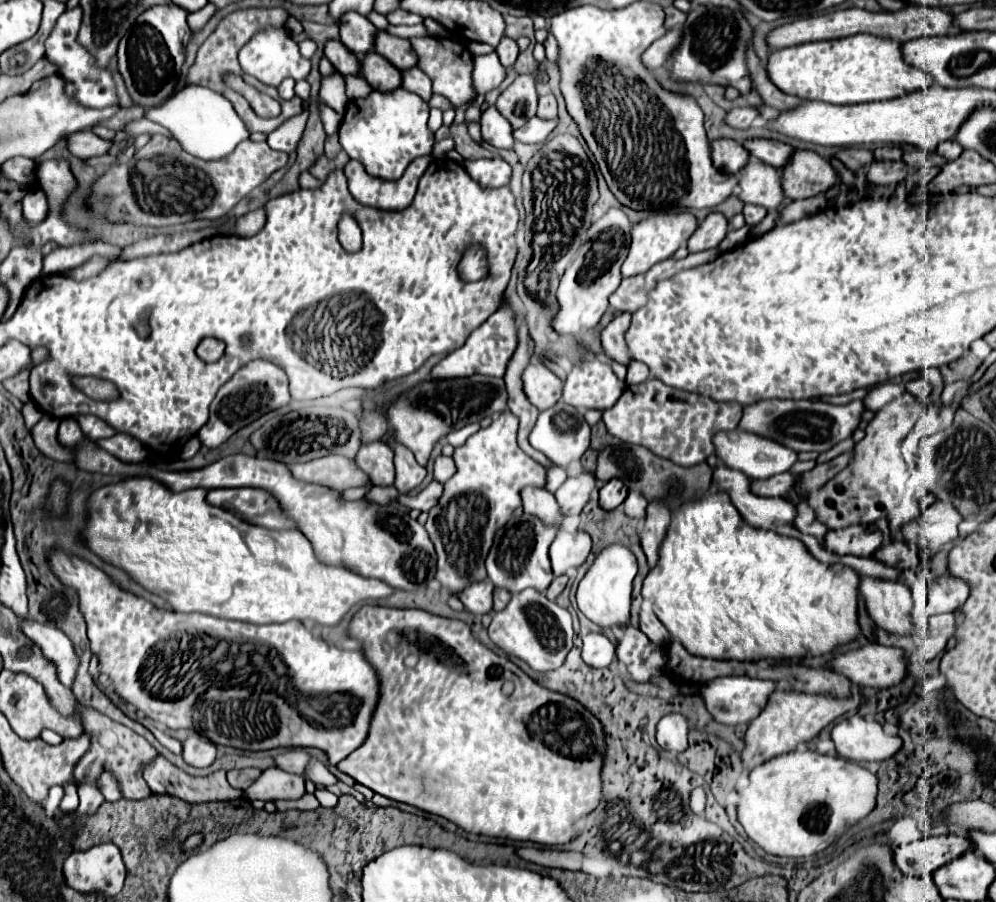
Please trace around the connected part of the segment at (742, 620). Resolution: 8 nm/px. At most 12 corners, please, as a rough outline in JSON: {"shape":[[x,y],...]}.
{"shape":[[675,509],[643,599],[691,655],[821,656],[859,575],[753,529]]}

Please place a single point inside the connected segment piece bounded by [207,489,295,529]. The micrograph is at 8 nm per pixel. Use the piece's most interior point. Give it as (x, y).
(252, 505)

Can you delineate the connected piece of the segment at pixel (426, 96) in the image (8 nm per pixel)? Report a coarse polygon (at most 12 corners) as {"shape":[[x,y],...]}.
{"shape":[[419,67],[403,73],[403,87],[425,103],[433,97],[431,79]]}

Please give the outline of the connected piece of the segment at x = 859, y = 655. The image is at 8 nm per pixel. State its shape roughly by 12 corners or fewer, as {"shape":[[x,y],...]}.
{"shape":[[867,643],[829,661],[853,685],[891,687],[905,653]]}

